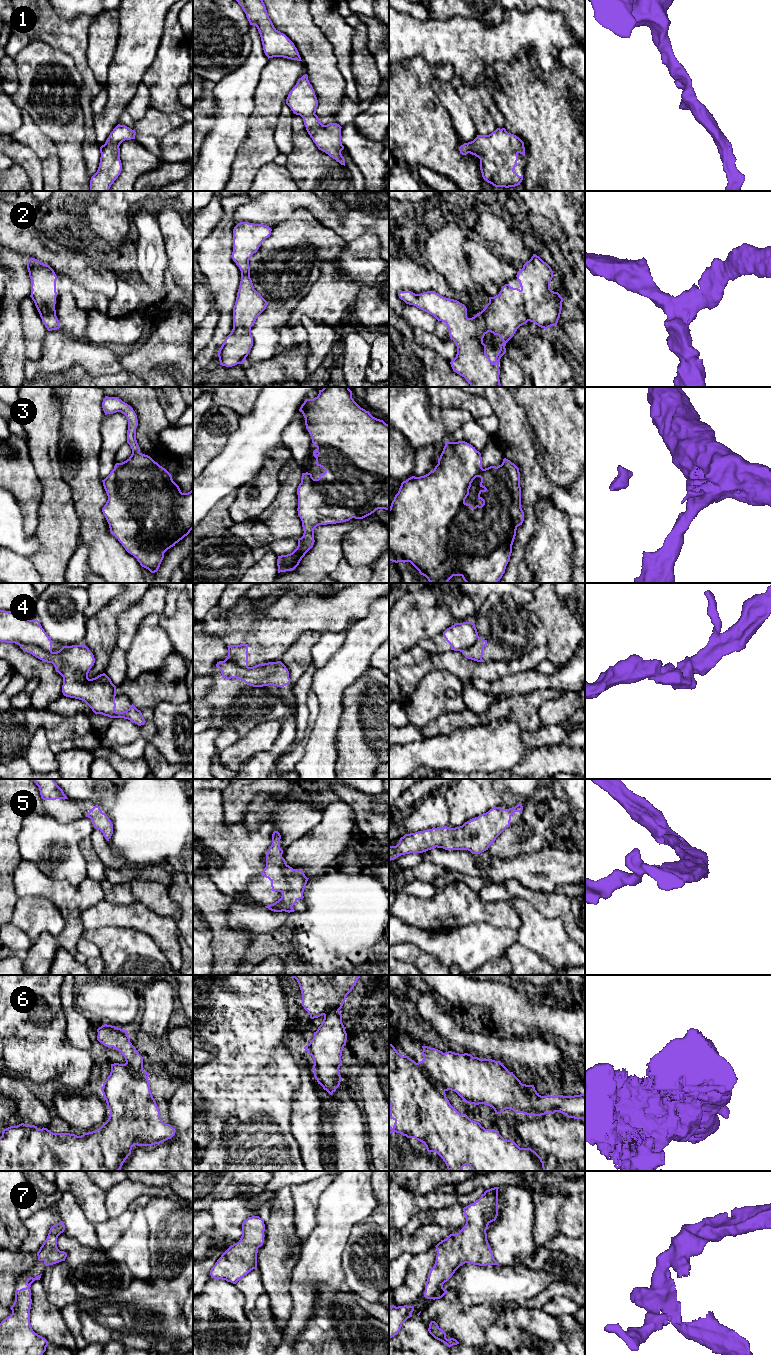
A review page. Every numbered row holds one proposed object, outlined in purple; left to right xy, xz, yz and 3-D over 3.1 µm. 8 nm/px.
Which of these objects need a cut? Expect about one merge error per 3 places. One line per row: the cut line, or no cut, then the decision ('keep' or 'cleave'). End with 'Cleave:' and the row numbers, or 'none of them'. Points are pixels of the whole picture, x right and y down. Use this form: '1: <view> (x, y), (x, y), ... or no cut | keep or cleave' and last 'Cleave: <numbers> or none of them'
1: no cut | keep
2: no cut | keep
3: no cut | keep
4: xy (19, 645), (38, 645), (51, 651) | cleave
5: no cut | keep
6: yz (416, 1063), (444, 1092) | cleave
7: no cut | keep
Cleave: 4, 6

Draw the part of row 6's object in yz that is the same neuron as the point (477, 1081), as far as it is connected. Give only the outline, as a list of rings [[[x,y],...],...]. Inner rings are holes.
[[[422,1048],[423,1060],[417,1064],[444,1092],[454,1091],[468,1104],[490,1106],[495,1114],[506,1109],[533,1116],[560,1112],[585,1120],[585,1094],[541,1096],[534,1085],[522,1084],[500,1061]]]

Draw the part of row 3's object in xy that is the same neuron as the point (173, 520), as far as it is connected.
[[[105,396],[102,408],[105,415],[121,412],[126,416],[127,443],[132,449],[131,456],[122,463],[116,463],[110,474],[102,480],[108,496],[102,512],[111,534],[142,567],[155,573],[160,567],[164,553],[193,529],[193,489],[188,493],[182,493],[165,468],[140,452],[136,440],[138,419],[130,405],[118,397]]]

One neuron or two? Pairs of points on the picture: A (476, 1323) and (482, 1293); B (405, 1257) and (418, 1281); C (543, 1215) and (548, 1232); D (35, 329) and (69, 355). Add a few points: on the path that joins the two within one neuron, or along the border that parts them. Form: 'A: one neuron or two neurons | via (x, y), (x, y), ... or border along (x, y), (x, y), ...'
A: two neurons | border along (457, 1298), (467, 1305), (504, 1304)
B: two neurons | border along (413, 1255), (409, 1262), (406, 1278), (399, 1285)
C: one neuron | via (546, 1219), (546, 1228)
D: two neurons | border along (47, 330), (41, 348), (41, 355), (38, 359)

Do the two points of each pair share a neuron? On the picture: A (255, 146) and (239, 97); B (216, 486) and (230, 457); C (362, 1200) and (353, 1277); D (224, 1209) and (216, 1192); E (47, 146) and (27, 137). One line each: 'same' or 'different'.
A: different
B: same
C: different
D: different
E: same

